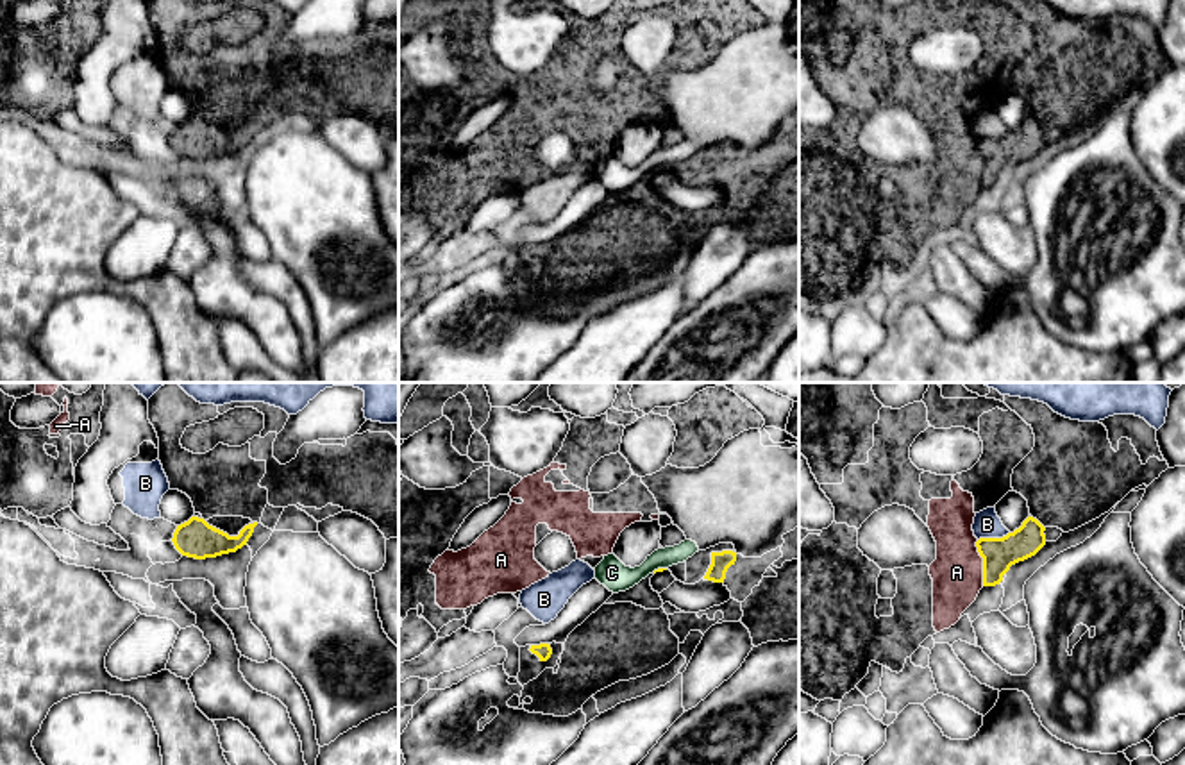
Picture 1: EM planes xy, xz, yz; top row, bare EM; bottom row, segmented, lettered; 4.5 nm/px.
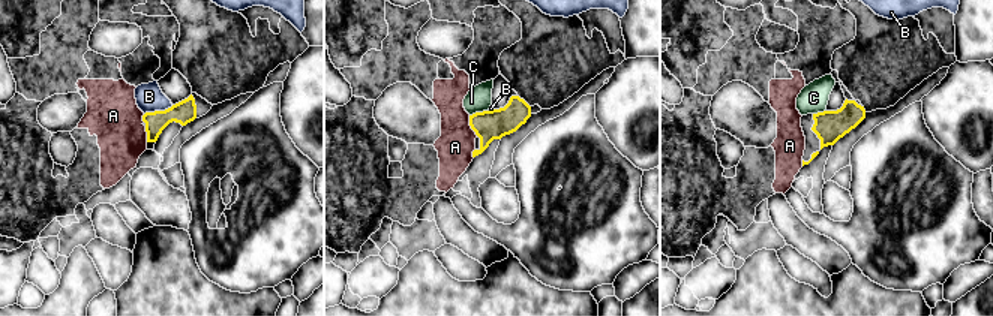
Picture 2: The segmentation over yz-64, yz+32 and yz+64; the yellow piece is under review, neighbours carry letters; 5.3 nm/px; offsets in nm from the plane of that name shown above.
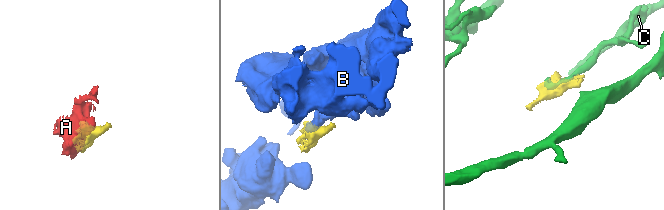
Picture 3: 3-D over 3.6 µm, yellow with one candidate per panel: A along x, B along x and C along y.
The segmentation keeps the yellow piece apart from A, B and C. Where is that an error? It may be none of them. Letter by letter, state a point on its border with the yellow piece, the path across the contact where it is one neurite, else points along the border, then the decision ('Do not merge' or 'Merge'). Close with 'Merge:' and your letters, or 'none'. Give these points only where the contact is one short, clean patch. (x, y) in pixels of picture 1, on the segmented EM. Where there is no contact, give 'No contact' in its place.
A: Touches yellow at yz (983, 563). Boundary: yz (976, 540), (983, 585). Do not merge
B: Touches yellow at yz (992, 538). Boundary: yz (1008, 531), (1001, 537), (982, 537), (978, 540). Do not merge
C: Touches yellow at xz (658, 569). Do not merge
Merge: none

